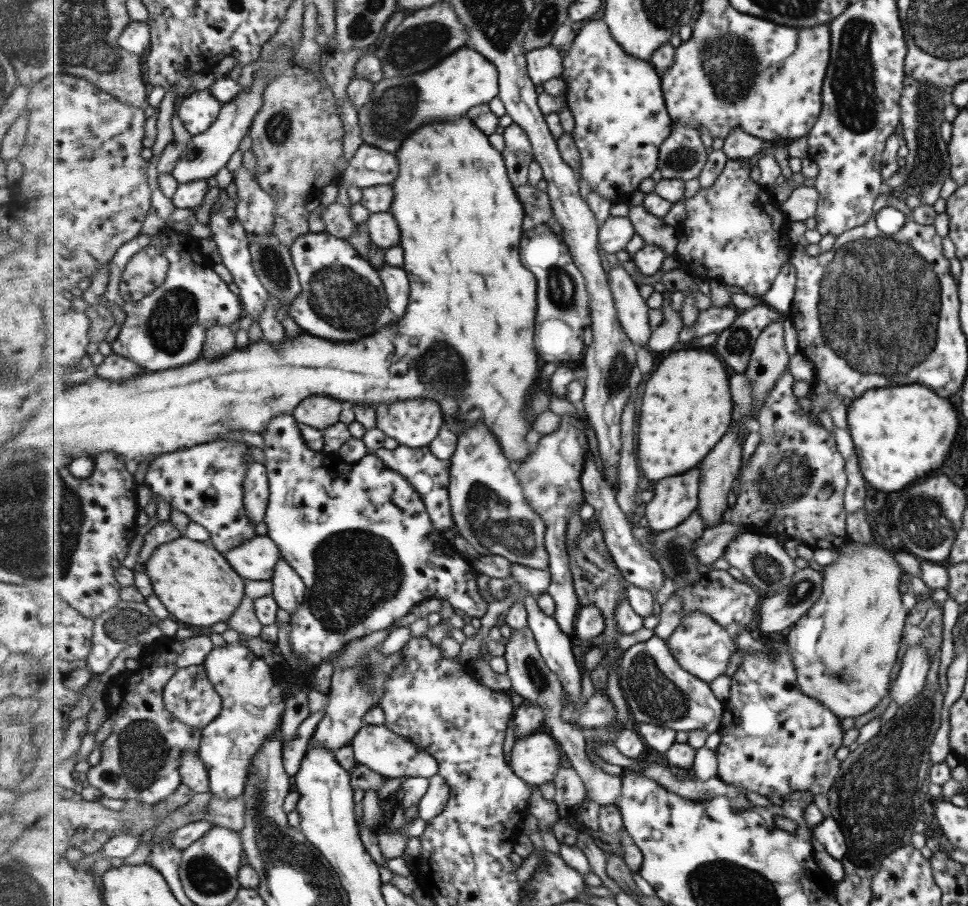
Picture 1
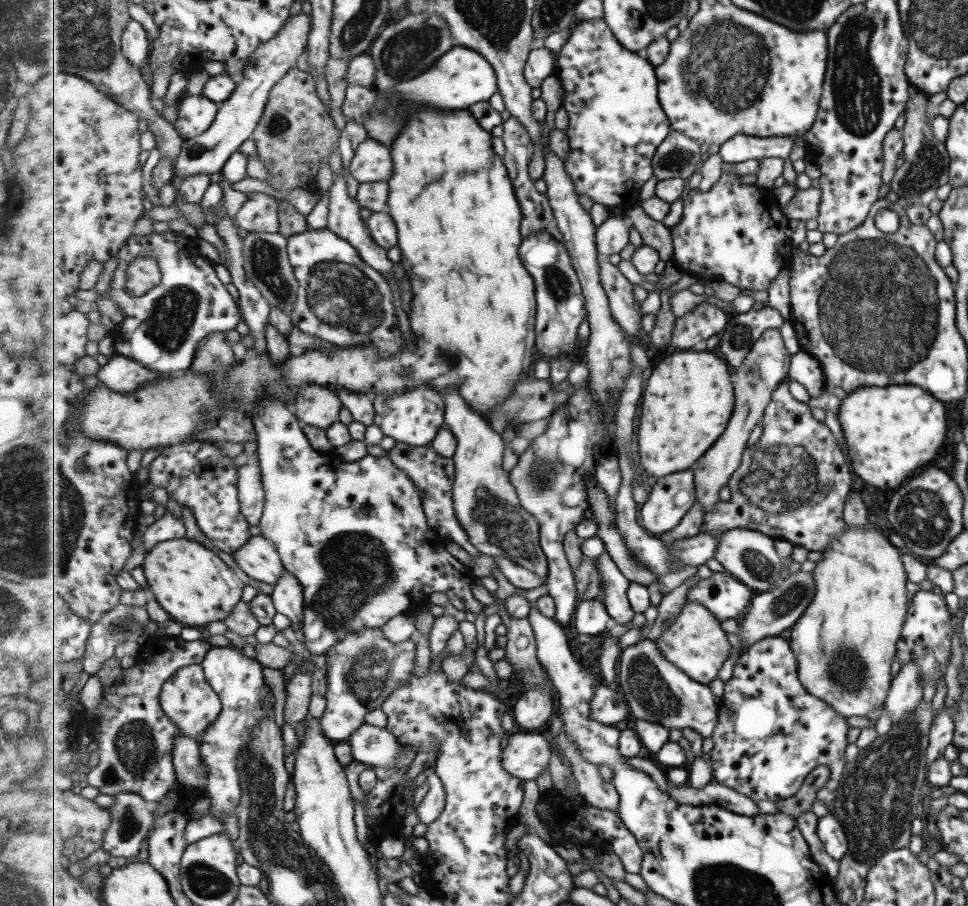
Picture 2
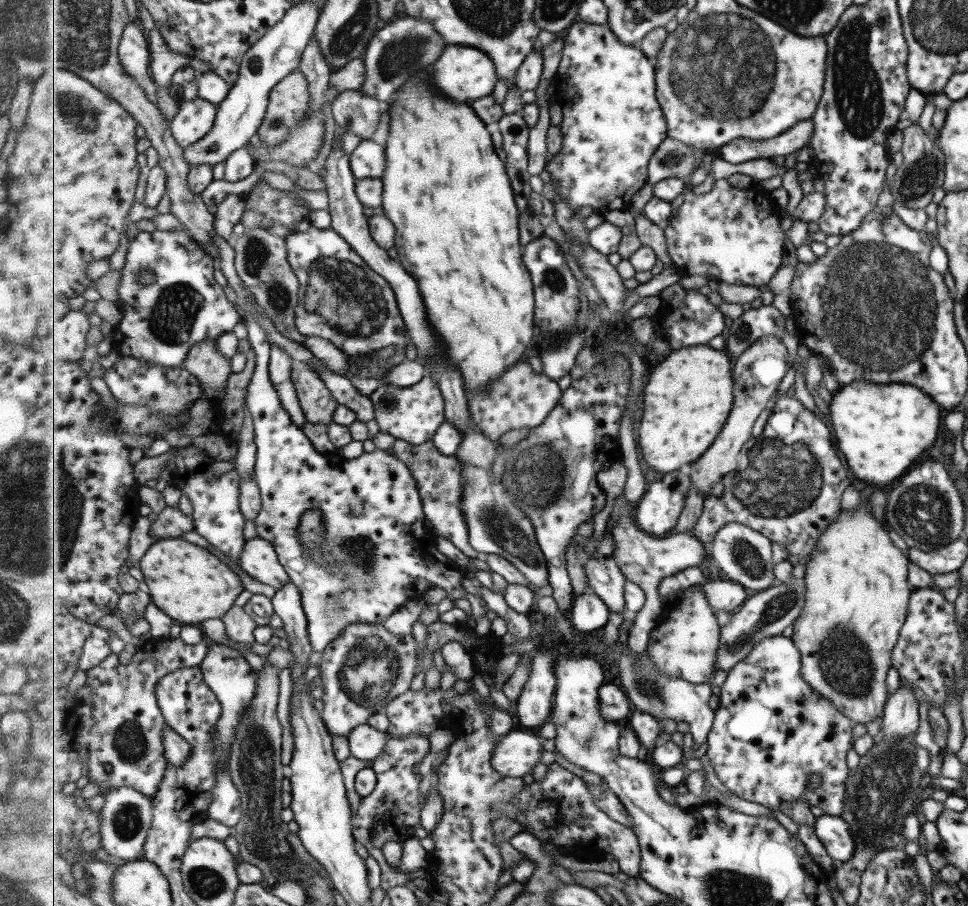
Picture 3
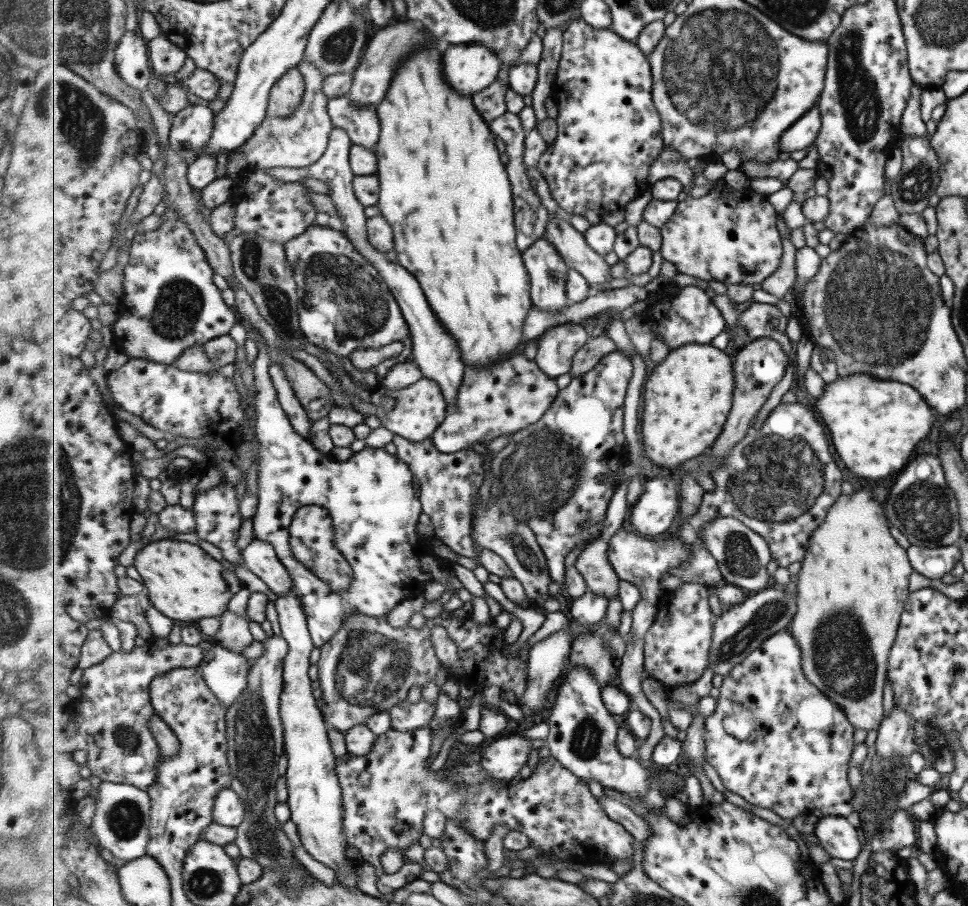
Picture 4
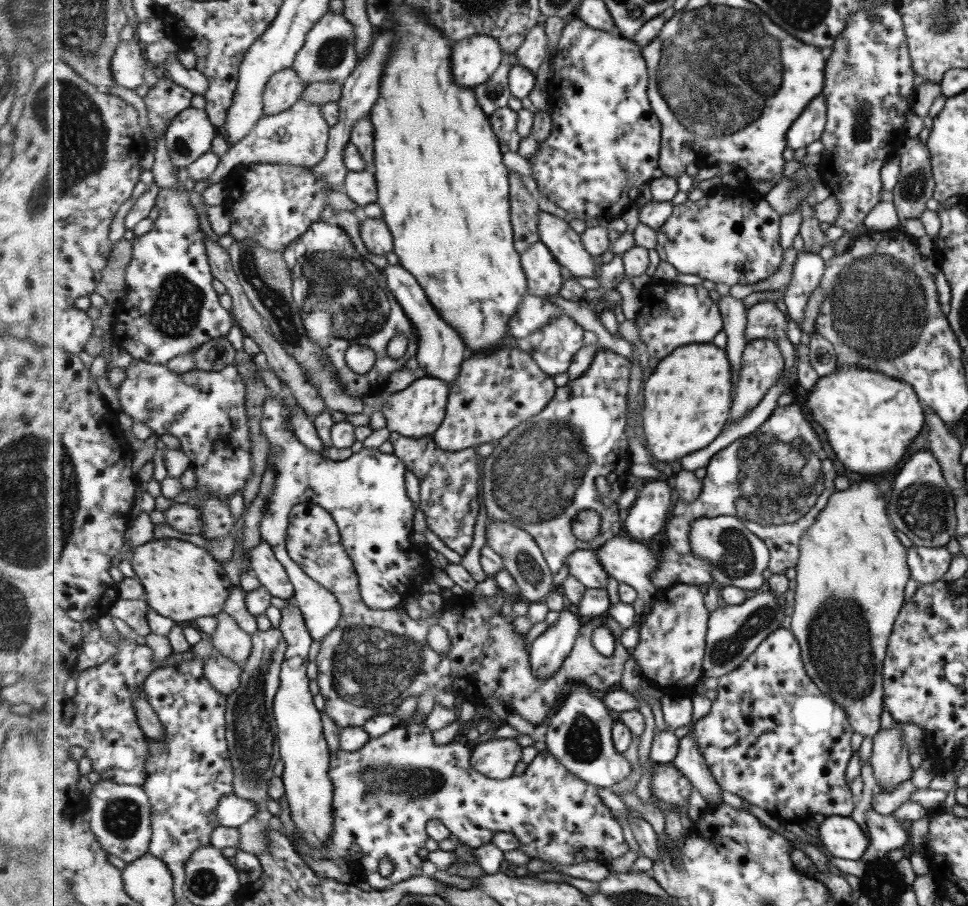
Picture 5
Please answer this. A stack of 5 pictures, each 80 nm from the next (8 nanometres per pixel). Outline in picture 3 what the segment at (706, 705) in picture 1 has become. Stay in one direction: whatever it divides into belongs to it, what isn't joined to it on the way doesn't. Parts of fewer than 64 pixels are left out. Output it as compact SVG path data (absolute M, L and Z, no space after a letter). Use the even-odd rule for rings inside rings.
M628 645L623 646L624 653L619 660L619 677L625 692L633 704L633 711L652 714L658 720L669 718L674 722L687 721L690 724L688 741L705 744L711 732L716 711L709 708L709 698L713 696L711 682L693 684L681 677L669 677L653 663L648 650L643 654L632 654Z

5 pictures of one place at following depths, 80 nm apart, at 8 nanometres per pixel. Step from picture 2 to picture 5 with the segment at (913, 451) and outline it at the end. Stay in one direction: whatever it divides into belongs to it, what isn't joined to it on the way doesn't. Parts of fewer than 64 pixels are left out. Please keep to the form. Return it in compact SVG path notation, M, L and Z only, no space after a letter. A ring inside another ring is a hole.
M847 365L835 367L830 374L819 377L810 388L804 405L813 422L823 430L823 439L845 468L859 474L881 474L895 468L907 448L923 426L924 409L912 386L885 376L882 372Z

